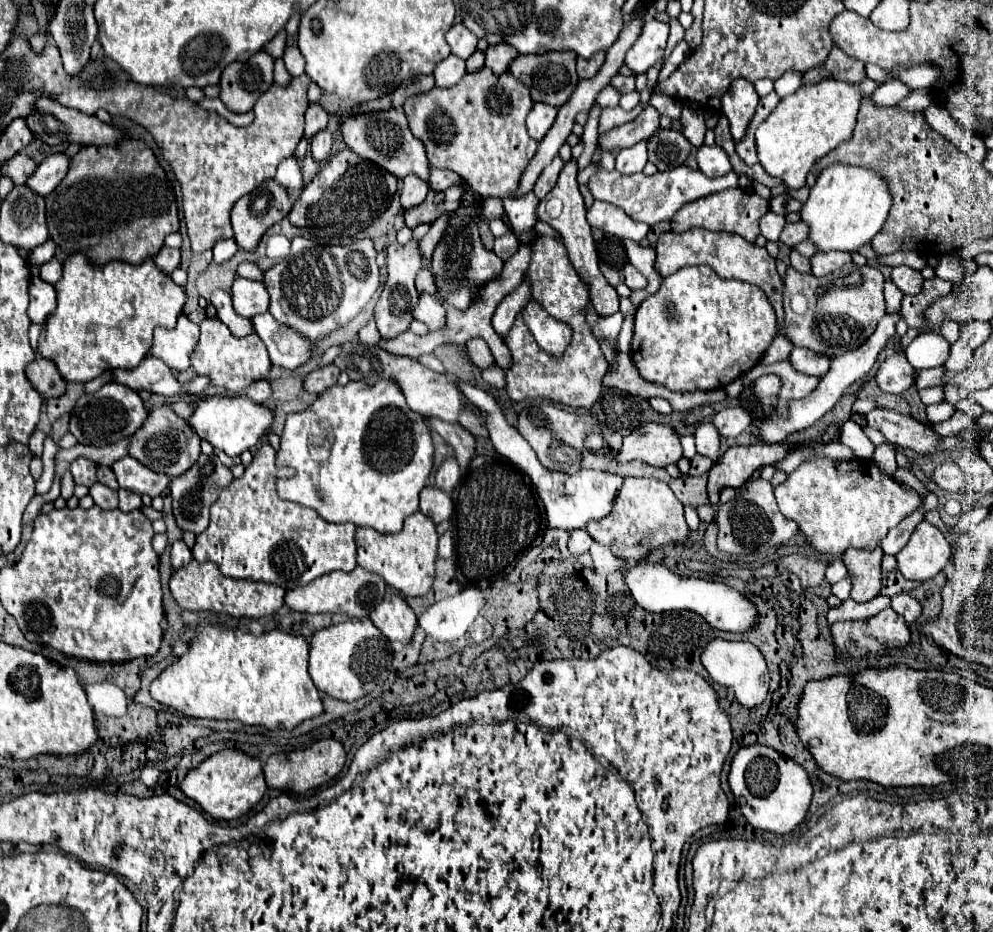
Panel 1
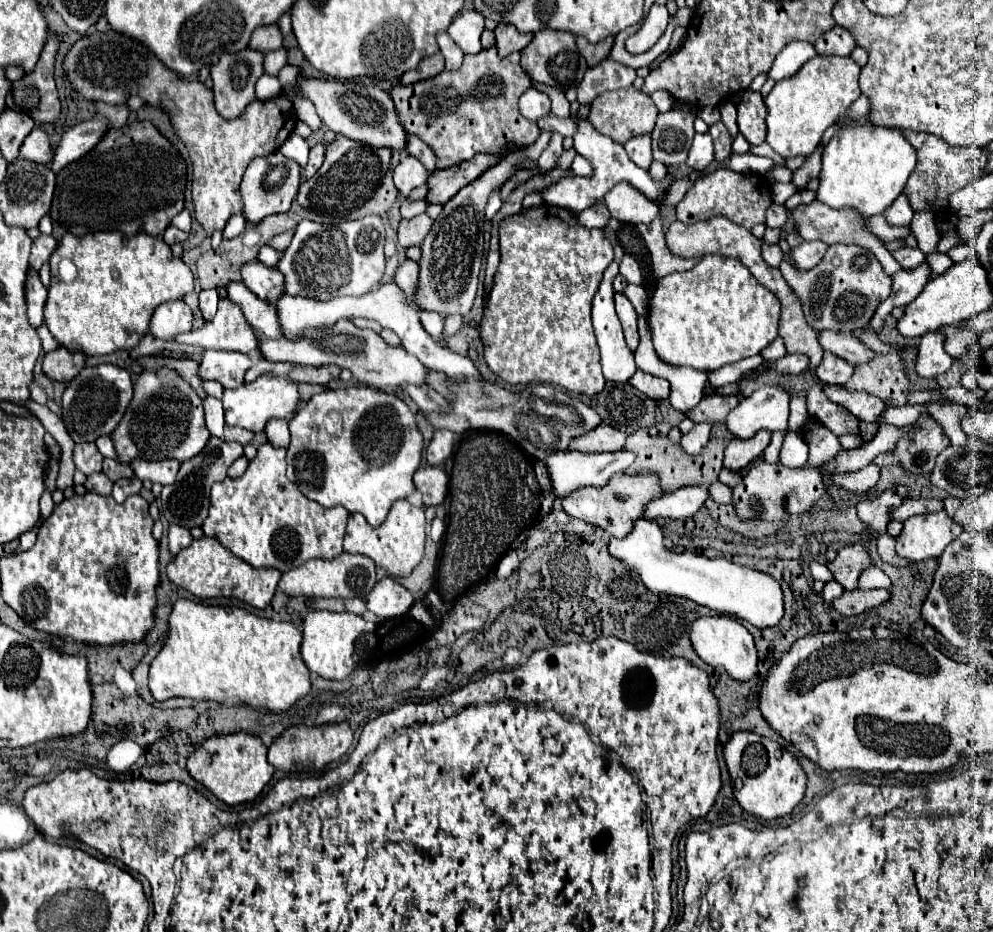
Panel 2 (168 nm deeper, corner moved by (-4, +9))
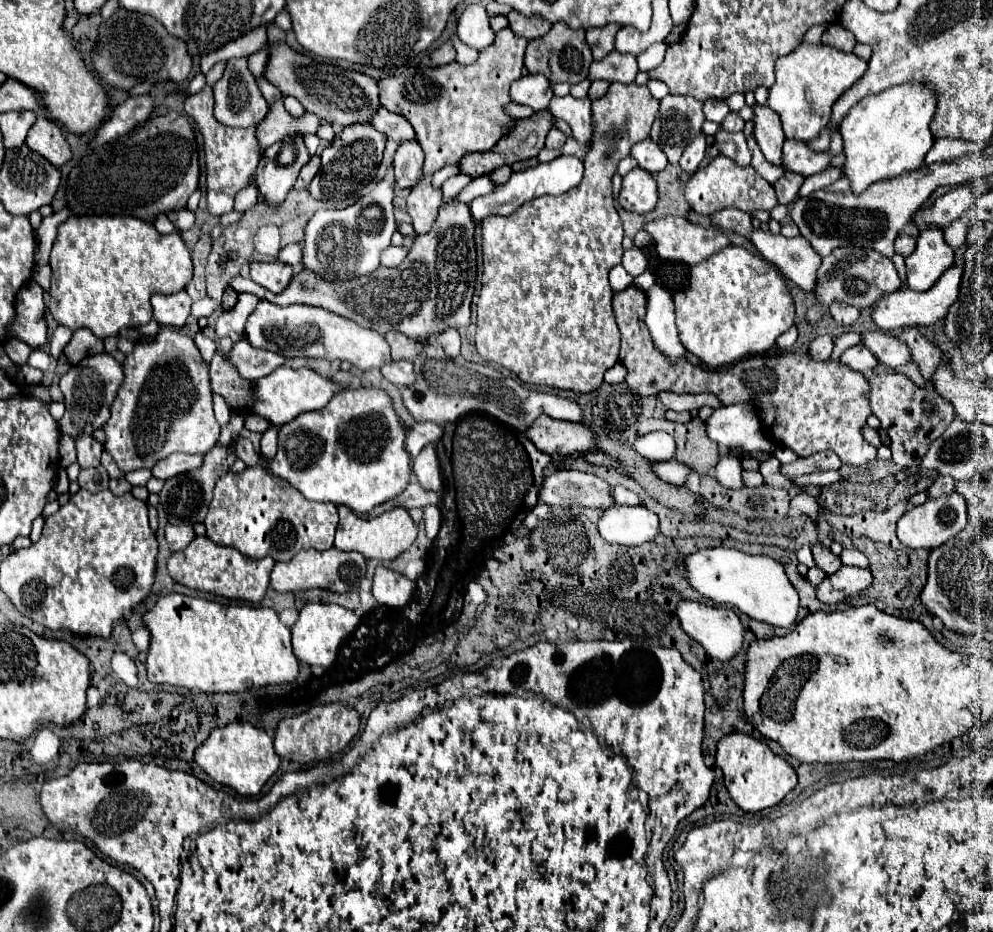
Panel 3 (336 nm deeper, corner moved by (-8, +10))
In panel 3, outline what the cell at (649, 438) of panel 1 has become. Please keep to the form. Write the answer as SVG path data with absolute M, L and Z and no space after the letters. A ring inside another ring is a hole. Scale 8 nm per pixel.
M539 417L525 429L525 435L535 443L539 451L547 455L573 455L595 449L593 431L573 421Z

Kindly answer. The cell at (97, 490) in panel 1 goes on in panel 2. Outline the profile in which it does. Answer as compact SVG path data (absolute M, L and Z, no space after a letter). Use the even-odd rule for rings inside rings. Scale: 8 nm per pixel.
M93 474L93 476L87 476L87 482L85 482L85 488L89 492L97 492L101 496L109 496L111 494L111 488L113 488L113 482L103 474Z

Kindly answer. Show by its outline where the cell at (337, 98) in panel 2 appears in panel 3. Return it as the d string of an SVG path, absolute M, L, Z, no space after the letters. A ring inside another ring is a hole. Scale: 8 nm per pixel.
M285 41L269 43L269 59L265 67L265 79L275 85L285 97L291 95L301 105L335 127L347 127L349 123L369 123L379 107L379 87L377 81L359 71L347 71L329 61L309 57L305 53L293 51Z

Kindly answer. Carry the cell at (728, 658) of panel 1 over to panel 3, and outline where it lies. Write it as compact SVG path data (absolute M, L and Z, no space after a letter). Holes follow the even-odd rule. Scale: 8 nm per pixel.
M681 599L677 603L677 617L681 621L683 631L693 641L697 641L711 657L715 657L719 661L727 661L735 653L739 653L739 649L743 645L743 625L741 625L741 621L739 621L739 617L735 615L733 609L729 609L729 607L711 607L711 605L703 605L699 601Z

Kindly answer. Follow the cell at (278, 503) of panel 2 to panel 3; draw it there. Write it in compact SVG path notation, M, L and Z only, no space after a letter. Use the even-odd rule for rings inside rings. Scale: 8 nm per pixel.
M249 467L241 473L225 473L215 489L205 517L207 537L217 545L241 551L245 557L289 561L301 549L329 549L337 529L337 507L333 503L305 501L285 479L273 477L265 467Z

